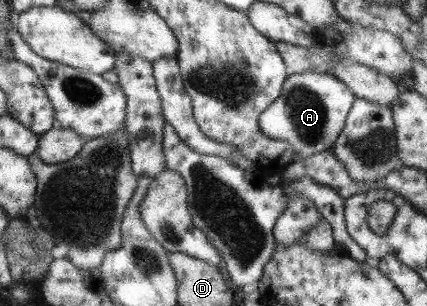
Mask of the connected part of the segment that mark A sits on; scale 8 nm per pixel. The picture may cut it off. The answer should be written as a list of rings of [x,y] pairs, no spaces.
[[[326,71],[295,73],[283,83],[278,99],[260,115],[260,131],[268,139],[290,145],[297,158],[306,159],[333,148],[356,98],[345,83]]]

